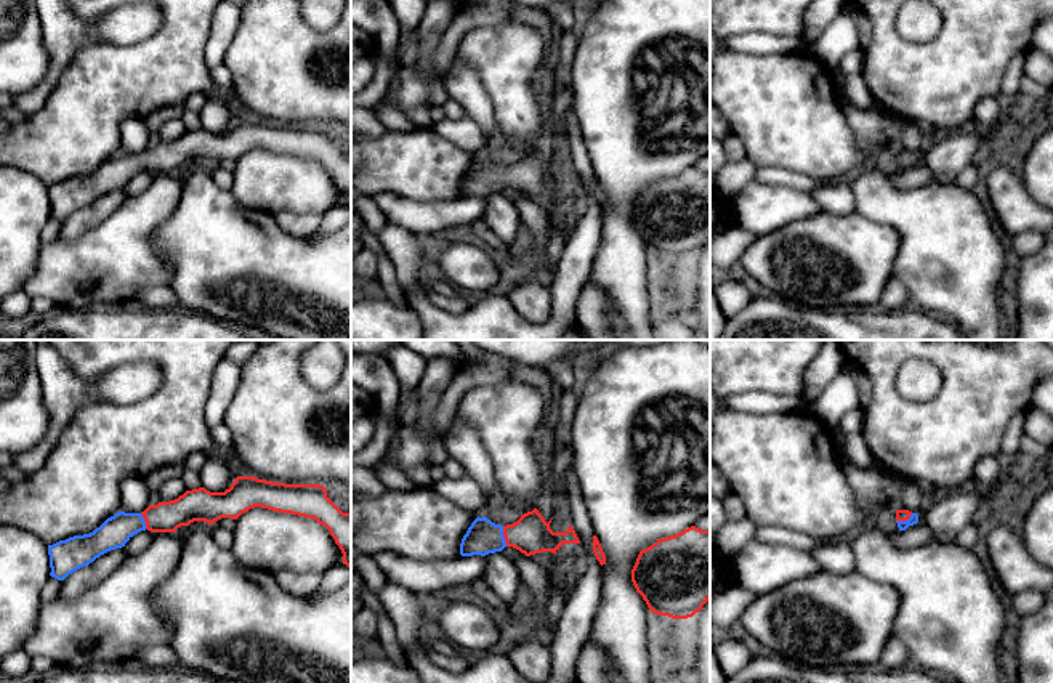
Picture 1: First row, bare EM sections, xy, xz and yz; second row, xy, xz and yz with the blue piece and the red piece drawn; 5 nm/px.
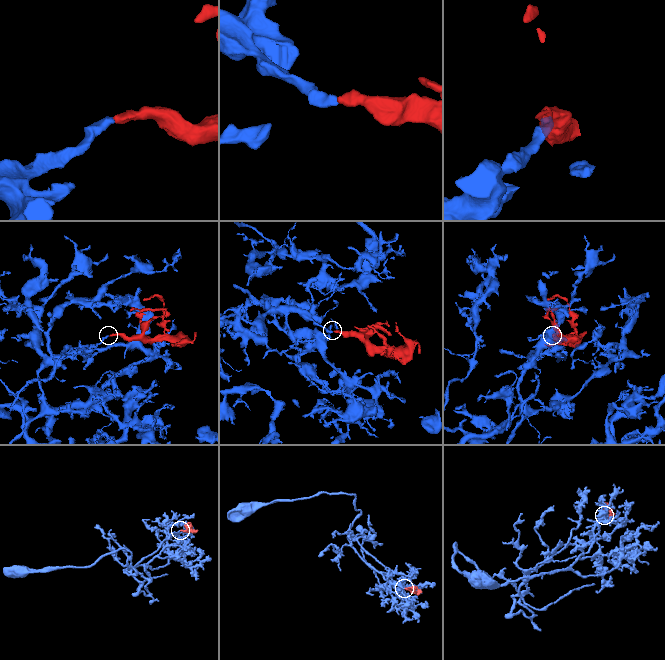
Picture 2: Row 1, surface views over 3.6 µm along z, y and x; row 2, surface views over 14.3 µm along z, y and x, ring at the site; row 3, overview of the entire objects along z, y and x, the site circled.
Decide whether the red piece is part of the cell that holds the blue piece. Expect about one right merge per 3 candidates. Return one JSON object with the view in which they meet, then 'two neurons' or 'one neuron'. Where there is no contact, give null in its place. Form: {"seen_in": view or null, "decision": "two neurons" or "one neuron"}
{"seen_in": "xz", "decision": "one neuron"}

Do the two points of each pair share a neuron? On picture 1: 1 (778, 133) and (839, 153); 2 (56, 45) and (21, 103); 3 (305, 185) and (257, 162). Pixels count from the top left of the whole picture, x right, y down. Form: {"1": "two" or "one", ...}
{"1": "one", "2": "one", "3": "one"}

